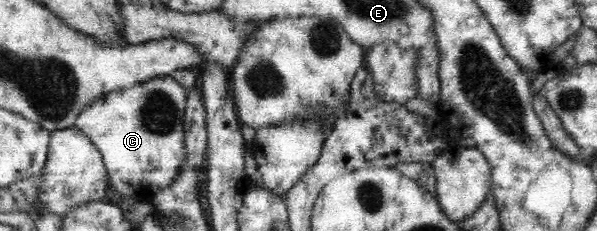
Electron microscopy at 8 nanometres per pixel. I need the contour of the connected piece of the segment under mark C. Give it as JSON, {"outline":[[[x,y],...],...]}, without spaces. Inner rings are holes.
{"outline":[[[170,75],[156,76],[134,85],[94,100],[90,106],[86,106],[86,110],[82,110],[75,126],[92,139],[94,146],[102,153],[109,182],[120,194],[152,199],[162,188],[174,184],[186,166],[188,153],[182,123],[187,96],[184,86]]]}

